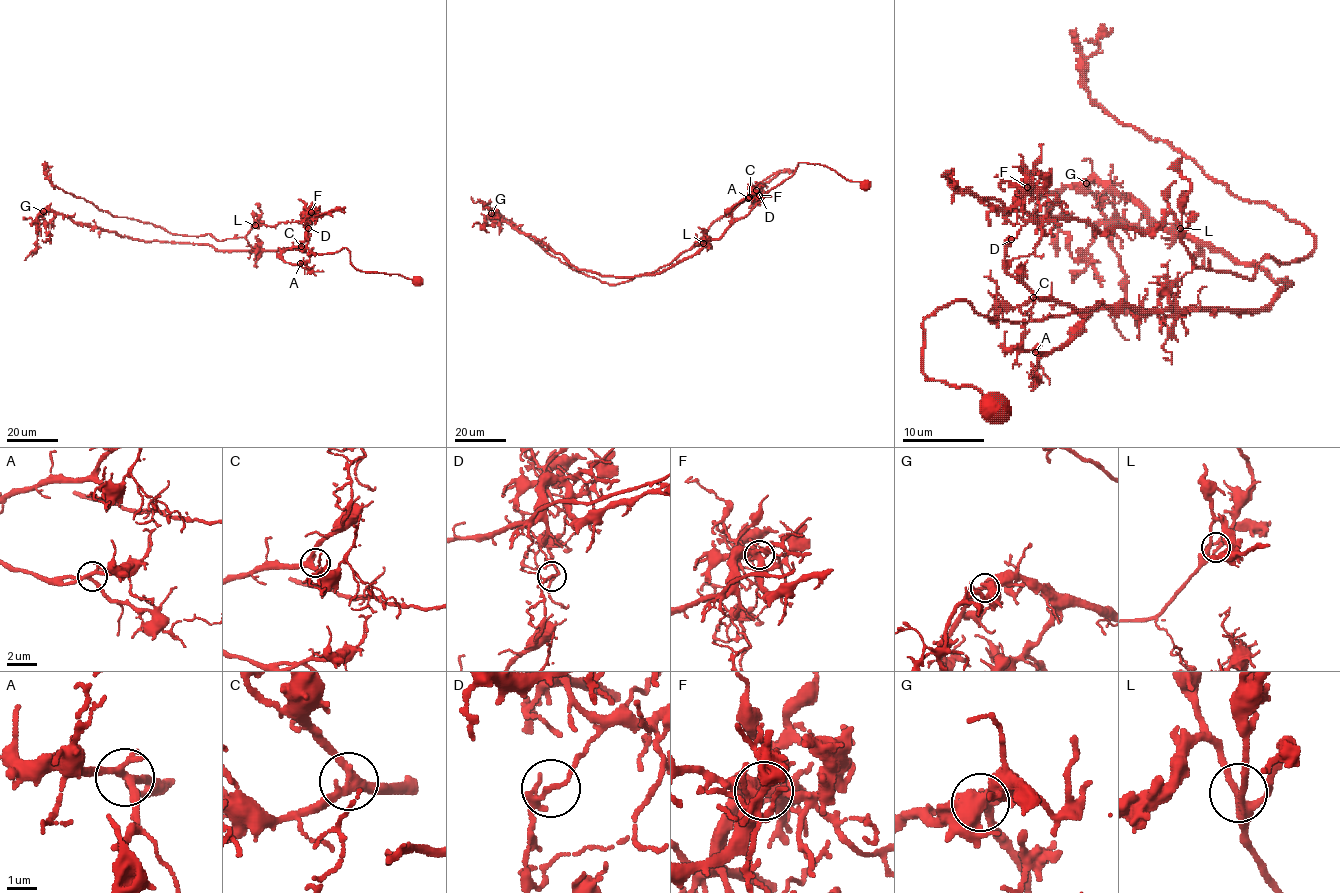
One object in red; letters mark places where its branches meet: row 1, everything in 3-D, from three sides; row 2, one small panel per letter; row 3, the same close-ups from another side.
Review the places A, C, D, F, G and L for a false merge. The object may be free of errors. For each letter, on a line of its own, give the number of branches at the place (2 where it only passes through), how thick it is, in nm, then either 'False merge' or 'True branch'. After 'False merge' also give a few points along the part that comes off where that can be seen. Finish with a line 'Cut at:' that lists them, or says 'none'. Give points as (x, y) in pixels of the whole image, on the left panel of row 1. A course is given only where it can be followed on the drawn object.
A: Branches: 4. Thickness 260 nm. True branch
C: Branches: 3. Thickness 320 nm. True branch
D: Branches: 3. Thickness 100 nm. False merge. Course of the part to remove: (309, 229), (303, 219), (255, 220), (244, 237), (180, 235), (64, 192), (45, 163)
F: Branches: 4. Thickness 280 nm. True branch
G: Branches: 3. Thickness 400 nm. True branch
L: Branches: 3. Thickness 190 nm. True branch
Cut at: D

